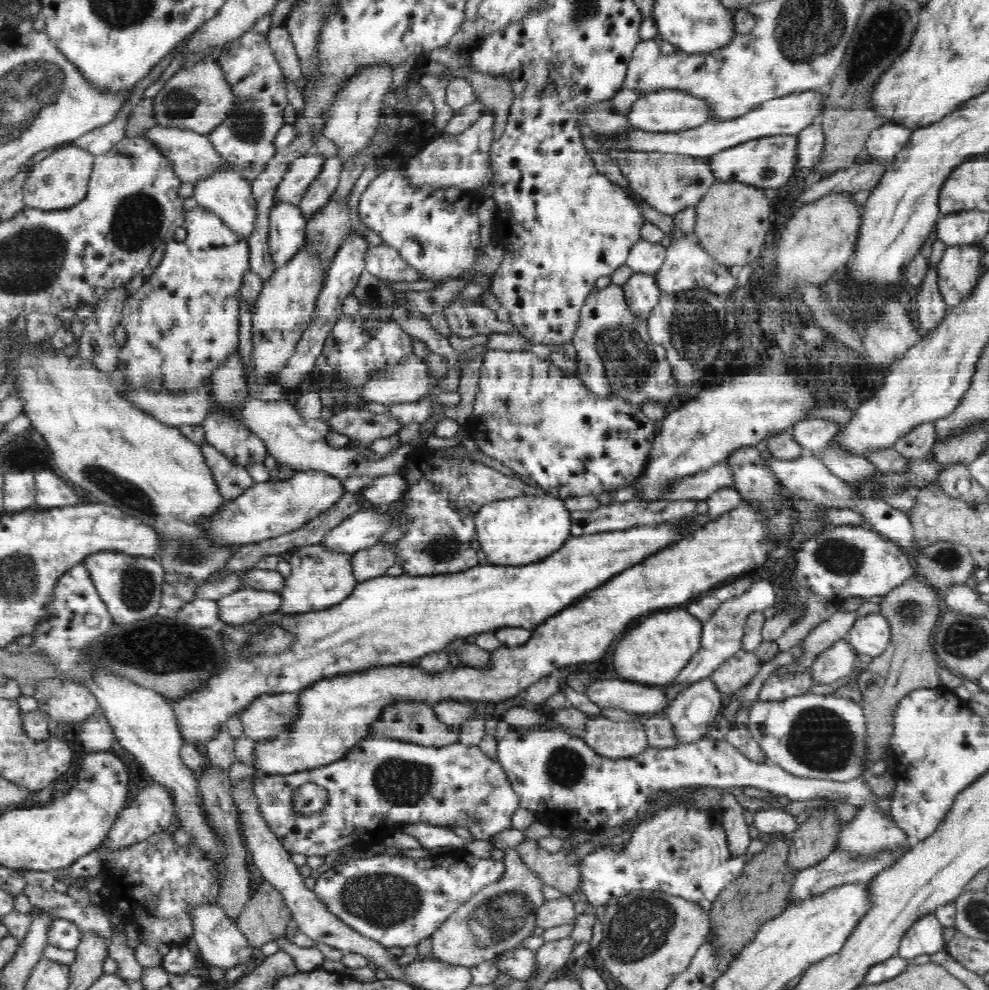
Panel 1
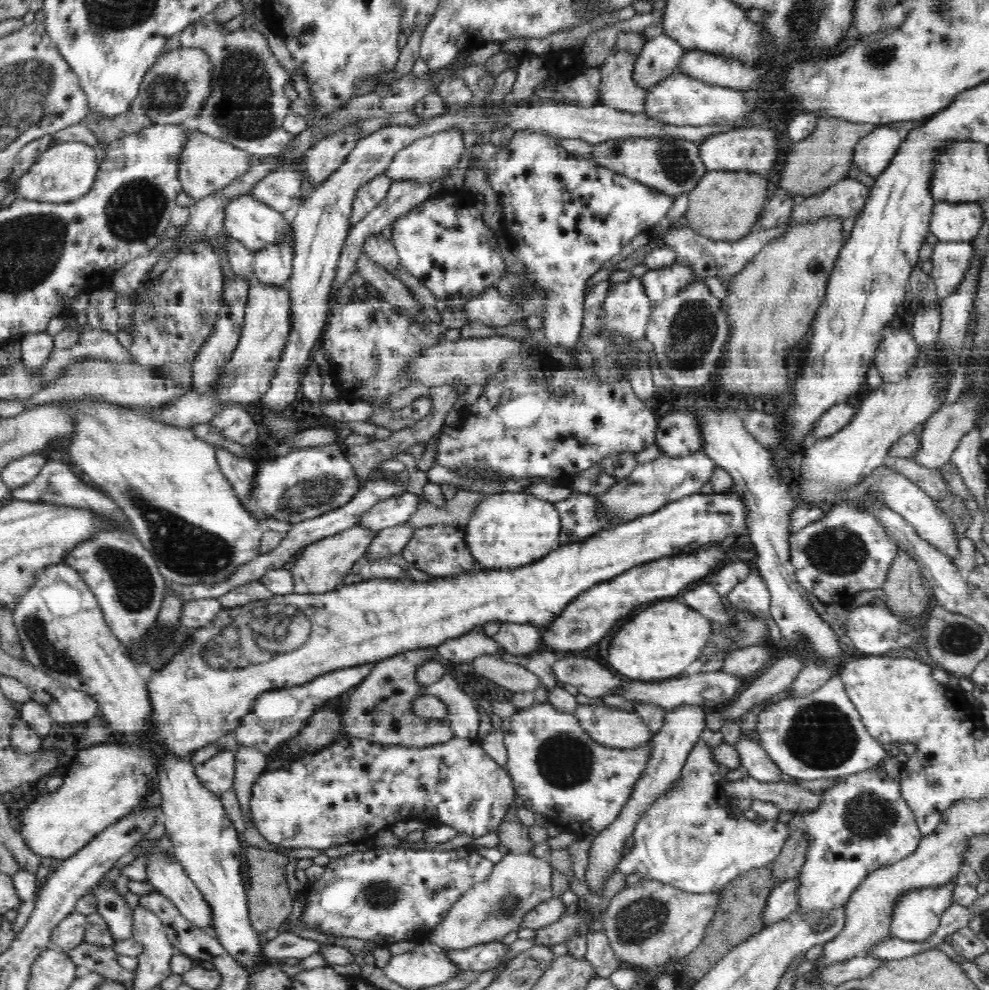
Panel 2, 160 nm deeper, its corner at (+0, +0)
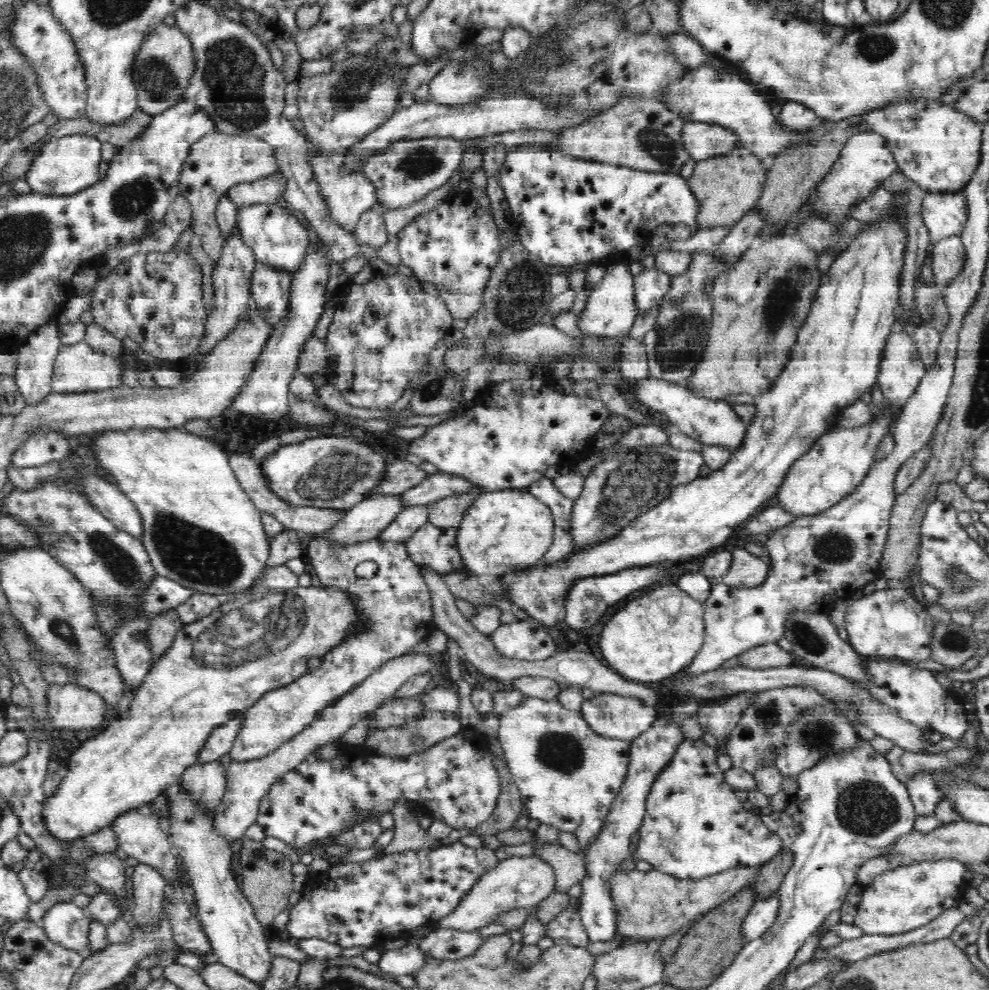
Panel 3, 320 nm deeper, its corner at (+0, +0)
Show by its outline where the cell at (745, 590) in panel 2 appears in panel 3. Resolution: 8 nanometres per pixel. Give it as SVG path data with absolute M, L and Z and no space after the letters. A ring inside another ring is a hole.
M746 549L733 550L732 566L728 574L720 580L728 587L746 588L758 587L768 580L768 566L760 557L750 554Z

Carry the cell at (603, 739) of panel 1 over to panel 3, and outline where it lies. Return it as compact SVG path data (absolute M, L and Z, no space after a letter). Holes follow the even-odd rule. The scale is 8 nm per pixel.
M595 693L594 698L584 700L579 711L584 720L590 725L592 731L608 739L620 739L632 742L644 734L657 720L657 708L647 706L638 698L617 696L616 694Z

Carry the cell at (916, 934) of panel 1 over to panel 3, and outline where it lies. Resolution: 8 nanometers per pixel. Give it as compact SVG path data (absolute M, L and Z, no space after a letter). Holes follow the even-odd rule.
M954 859L928 862L909 862L888 870L876 876L870 884L864 887L860 895L860 906L856 909L854 924L866 934L899 935L920 927L926 926L931 920L938 918L943 912L954 908L958 903L964 901L963 893L966 891L967 883L964 874L969 868Z

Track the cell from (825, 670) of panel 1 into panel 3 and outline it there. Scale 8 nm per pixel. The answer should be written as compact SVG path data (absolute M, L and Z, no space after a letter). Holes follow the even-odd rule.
M788 685L760 691L754 696L752 706L746 707L739 723L732 729L723 750L732 759L735 768L743 769L752 776L763 767L775 767L778 749L783 747L785 729L804 708L826 704L826 700L811 686Z

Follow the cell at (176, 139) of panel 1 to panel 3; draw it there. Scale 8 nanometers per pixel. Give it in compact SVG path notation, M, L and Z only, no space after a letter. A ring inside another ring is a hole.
M215 130L191 146L179 179L179 194L185 196L193 211L190 227L196 236L195 243L202 246L214 267L225 245L224 235L215 220L220 197L236 184L253 182L269 175L278 175L279 172L272 149L264 140L258 140L256 136L250 137L250 134L228 136Z

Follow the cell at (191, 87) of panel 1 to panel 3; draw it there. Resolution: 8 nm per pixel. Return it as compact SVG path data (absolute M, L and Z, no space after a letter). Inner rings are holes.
M165 24L158 26L154 34L148 36L133 66L133 83L137 92L138 108L150 115L160 115L162 111L184 102L188 86L196 72L196 56L194 56L191 40L182 34L178 27Z

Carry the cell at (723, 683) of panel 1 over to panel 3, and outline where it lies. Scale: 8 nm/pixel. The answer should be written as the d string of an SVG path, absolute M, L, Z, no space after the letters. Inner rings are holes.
M769 643L750 648L738 656L738 660L740 666L755 671L788 667L796 663L793 655L780 648L777 643Z

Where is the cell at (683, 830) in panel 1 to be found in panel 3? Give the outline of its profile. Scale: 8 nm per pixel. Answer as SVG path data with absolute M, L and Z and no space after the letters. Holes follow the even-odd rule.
M685 740L680 744L669 768L654 782L649 792L645 815L639 828L639 842L633 852L636 860L650 862L658 871L689 882L702 880L717 872L738 867L764 866L782 850L781 838L756 815L745 810L743 802L726 784L725 772L716 766L716 750L703 740Z

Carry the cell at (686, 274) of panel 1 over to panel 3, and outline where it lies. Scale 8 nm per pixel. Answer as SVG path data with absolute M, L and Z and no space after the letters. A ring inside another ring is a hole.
M655 267L634 275L634 292L636 292L638 311L642 313L656 311L672 286L672 276L658 271Z

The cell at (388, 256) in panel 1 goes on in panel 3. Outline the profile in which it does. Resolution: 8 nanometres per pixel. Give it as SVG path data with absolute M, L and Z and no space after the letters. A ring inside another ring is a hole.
M378 203L361 216L354 232L359 243L368 244L376 250L388 242L391 235L385 227L385 212L385 209Z

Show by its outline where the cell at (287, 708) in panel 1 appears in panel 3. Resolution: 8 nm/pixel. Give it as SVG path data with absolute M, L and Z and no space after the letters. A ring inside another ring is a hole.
M311 536L305 557L309 571L320 587L332 587L345 590L353 600L358 617L364 623L364 630L358 634L350 634L342 644L328 650L322 665L311 670L307 675L294 680L292 684L266 692L244 712L242 724L239 725L238 736L228 756L235 762L256 760L277 750L281 744L288 742L293 736L300 734L304 728L314 722L316 715L334 704L338 698L345 696L358 687L363 680L368 679L392 659L410 653L420 645L426 636L438 630L433 622L433 608L429 588L421 575L418 565L410 558L405 543L388 542L382 539L372 539L370 542L352 544L350 546L331 546L323 536ZM372 560L378 564L377 572L372 578L361 578L354 573L357 563Z

